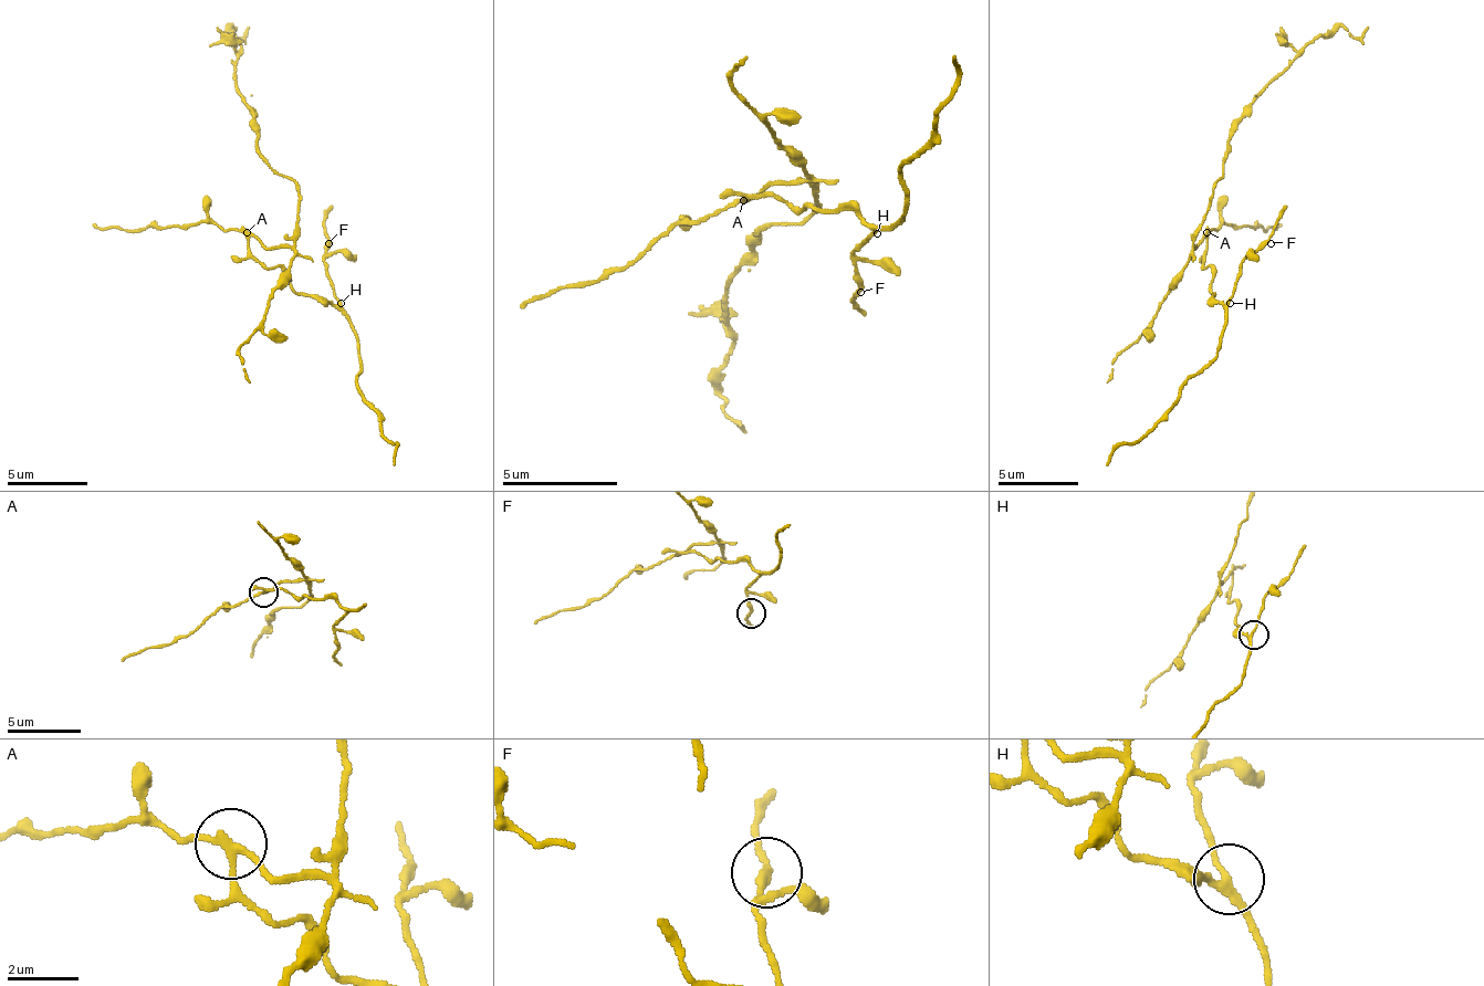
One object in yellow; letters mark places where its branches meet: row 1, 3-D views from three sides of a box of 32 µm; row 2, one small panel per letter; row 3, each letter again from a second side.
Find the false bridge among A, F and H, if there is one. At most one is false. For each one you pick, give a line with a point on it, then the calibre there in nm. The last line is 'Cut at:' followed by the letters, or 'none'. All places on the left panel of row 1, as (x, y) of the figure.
A: (247, 232) | 170 nm
Cut at: A

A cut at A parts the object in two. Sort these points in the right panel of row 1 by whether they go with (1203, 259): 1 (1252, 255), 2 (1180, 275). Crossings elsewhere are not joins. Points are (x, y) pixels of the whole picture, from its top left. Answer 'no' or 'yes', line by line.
1: yes
2: no

